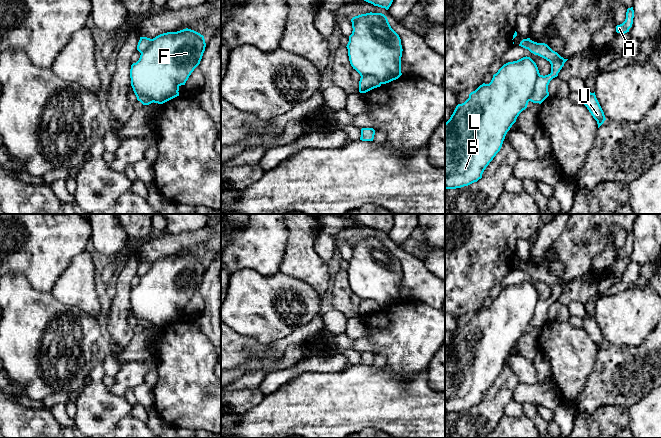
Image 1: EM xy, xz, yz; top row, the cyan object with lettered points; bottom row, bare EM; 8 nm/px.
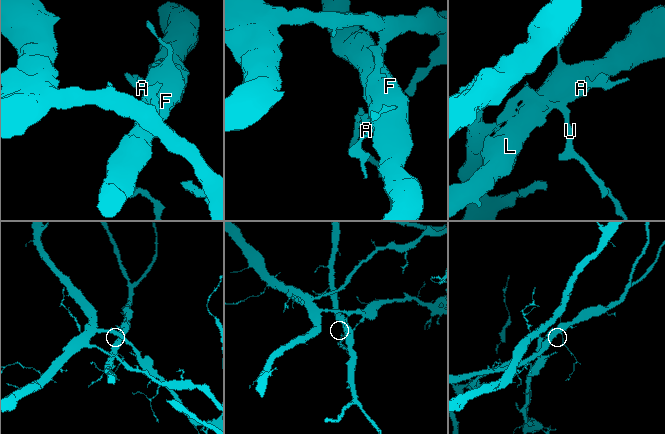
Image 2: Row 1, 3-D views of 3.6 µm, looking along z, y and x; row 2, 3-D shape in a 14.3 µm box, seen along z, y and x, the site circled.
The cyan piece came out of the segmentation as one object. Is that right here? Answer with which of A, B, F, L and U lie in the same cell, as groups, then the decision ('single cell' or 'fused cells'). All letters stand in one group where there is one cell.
A U / B F L; fused cells

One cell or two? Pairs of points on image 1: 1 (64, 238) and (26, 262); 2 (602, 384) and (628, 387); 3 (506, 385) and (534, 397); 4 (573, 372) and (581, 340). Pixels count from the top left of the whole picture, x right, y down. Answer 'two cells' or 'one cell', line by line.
1: one cell
2: one cell
3: two cells
4: one cell

